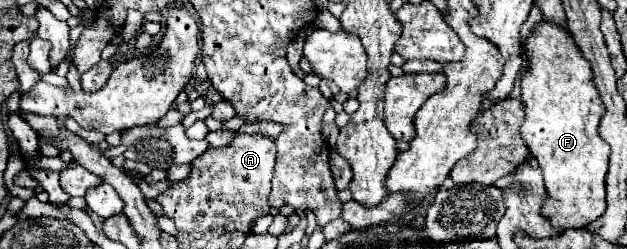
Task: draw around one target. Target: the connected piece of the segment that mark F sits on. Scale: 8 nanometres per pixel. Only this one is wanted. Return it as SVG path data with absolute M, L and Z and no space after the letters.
M541 20L533 26L527 42L525 42L529 66L521 78L521 100L525 104L525 122L521 126L521 136L531 150L531 156L537 158L549 198L543 204L543 216L551 220L555 228L585 228L601 212L605 212L605 174L609 160L609 144L599 136L599 120L605 112L601 104L599 92L593 84L593 72L589 60L585 60L581 48L573 40L573 34L567 32L565 26L549 20Z

